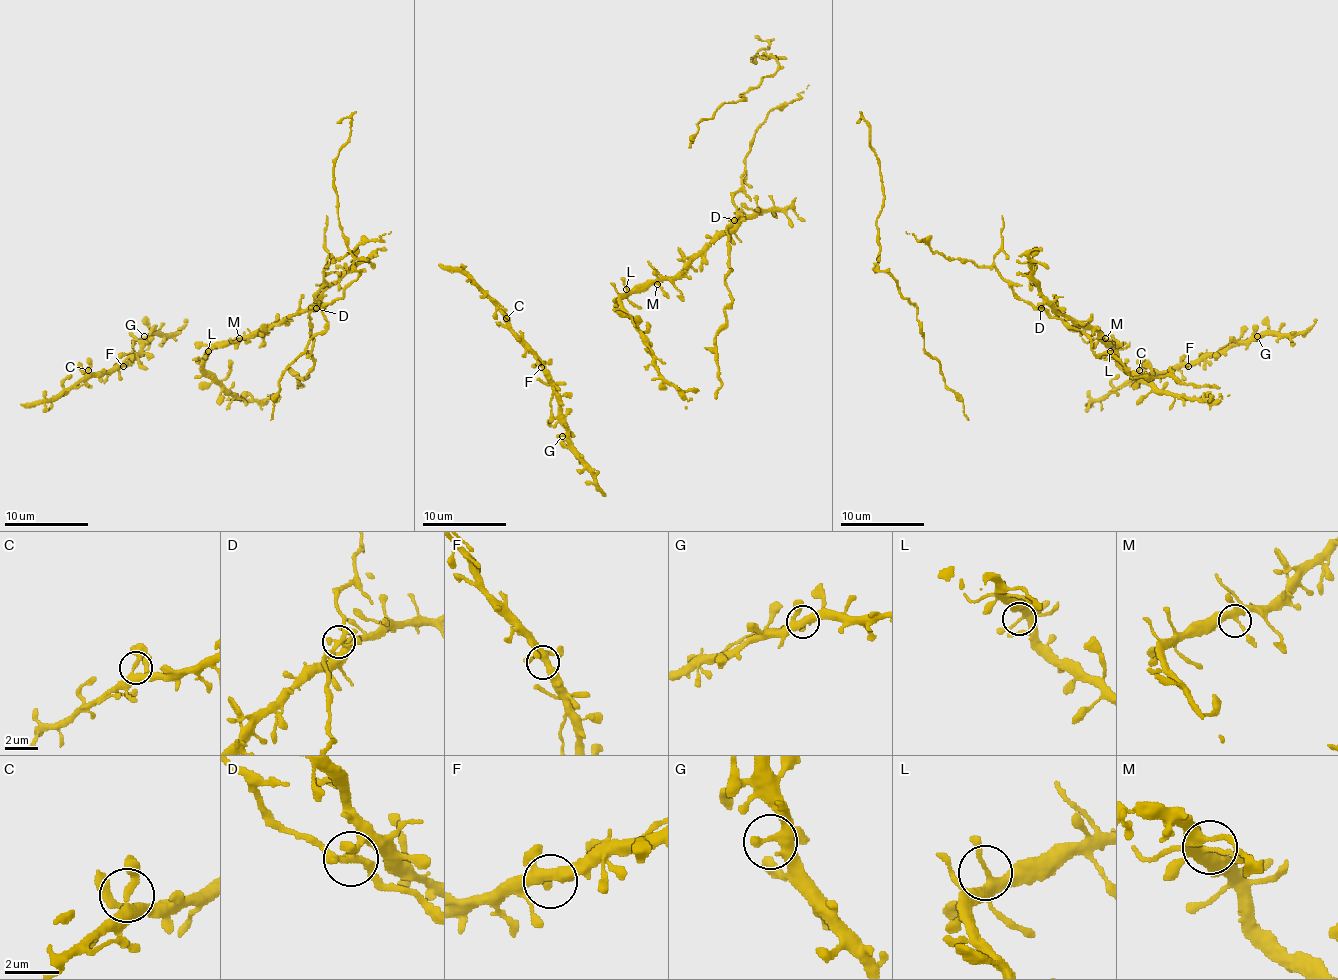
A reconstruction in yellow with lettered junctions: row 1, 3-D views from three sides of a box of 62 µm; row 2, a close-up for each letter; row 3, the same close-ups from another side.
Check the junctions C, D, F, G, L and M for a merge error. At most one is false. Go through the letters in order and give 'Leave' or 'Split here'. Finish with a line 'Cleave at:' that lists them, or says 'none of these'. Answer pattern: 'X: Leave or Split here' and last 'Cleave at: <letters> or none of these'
C: Leave
D: Split here
F: Leave
G: Leave
L: Leave
M: Leave
Cleave at: D

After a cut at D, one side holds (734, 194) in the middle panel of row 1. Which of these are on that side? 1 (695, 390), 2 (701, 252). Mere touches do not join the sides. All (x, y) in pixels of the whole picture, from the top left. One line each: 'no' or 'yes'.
1: no
2: no

